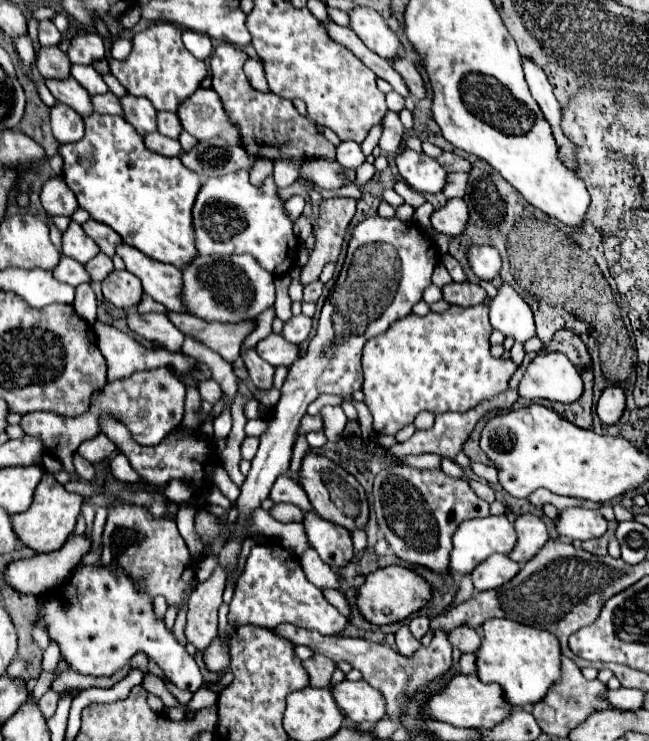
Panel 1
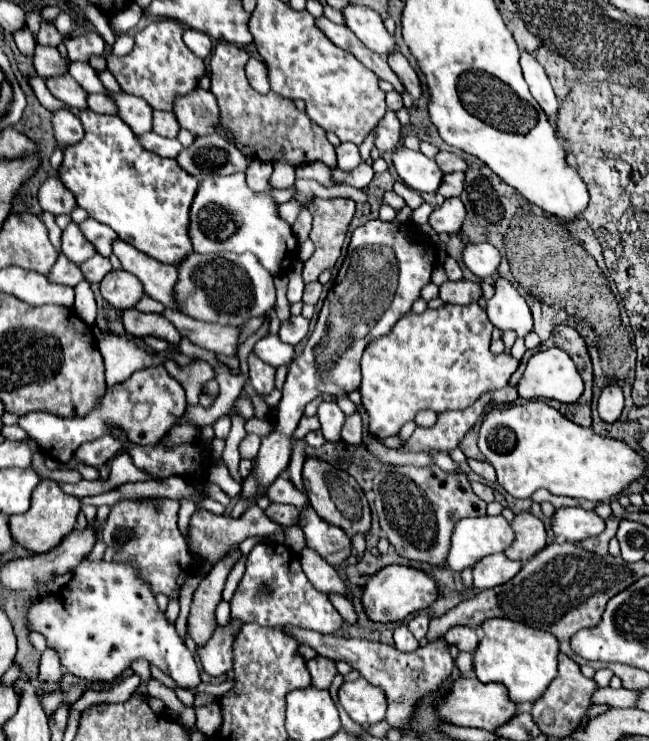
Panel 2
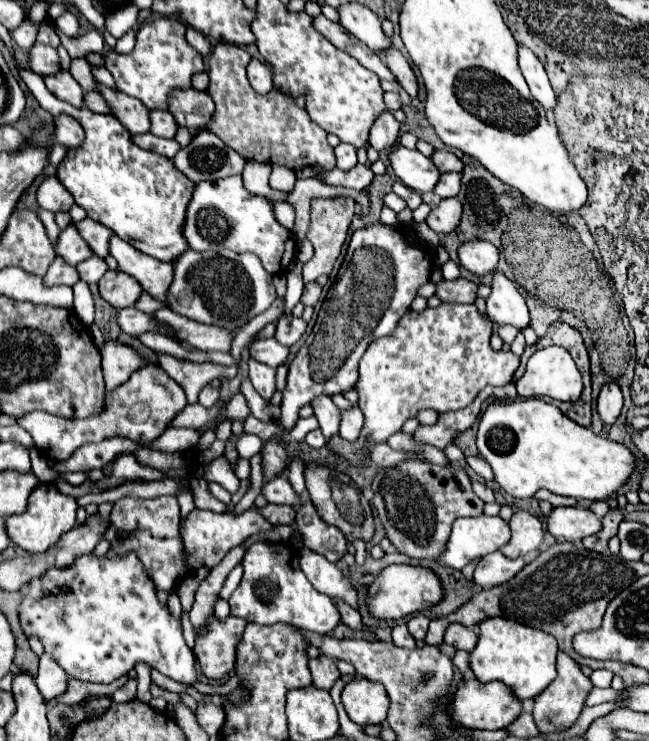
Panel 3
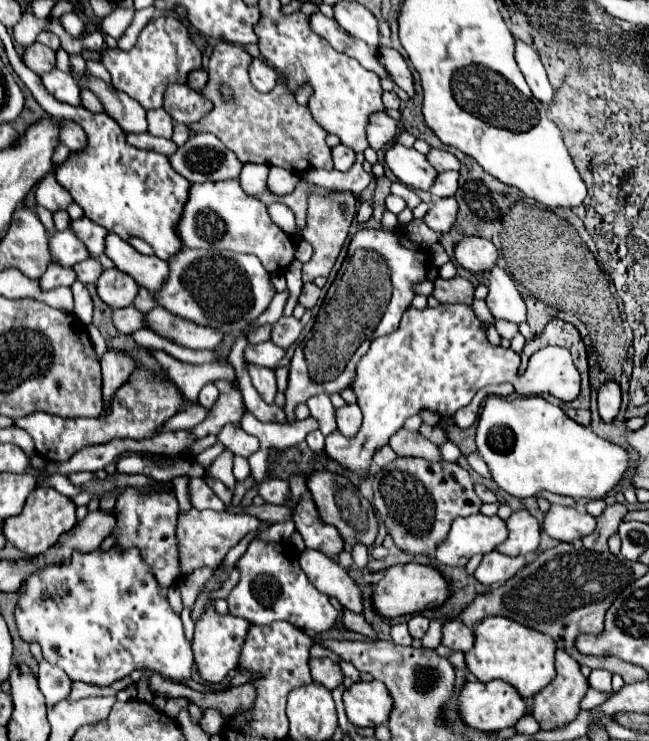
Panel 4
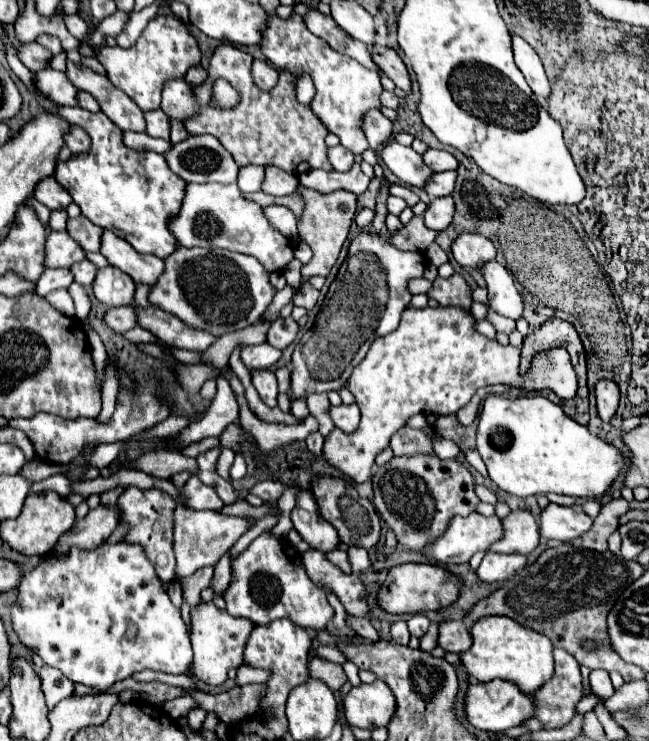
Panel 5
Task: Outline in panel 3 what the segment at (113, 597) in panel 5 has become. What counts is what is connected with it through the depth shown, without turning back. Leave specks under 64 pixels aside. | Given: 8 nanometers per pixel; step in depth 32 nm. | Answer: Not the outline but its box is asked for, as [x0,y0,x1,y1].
[18,552,196,686]

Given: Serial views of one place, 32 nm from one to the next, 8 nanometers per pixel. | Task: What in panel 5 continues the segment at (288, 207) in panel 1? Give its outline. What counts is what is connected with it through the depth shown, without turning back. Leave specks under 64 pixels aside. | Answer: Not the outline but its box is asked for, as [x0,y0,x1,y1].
[264,206,296,240]

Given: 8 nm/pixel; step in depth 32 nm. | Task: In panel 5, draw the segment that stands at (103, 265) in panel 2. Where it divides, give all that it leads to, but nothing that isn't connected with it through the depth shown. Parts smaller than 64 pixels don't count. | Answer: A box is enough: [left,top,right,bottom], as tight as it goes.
[70,260,98,286]

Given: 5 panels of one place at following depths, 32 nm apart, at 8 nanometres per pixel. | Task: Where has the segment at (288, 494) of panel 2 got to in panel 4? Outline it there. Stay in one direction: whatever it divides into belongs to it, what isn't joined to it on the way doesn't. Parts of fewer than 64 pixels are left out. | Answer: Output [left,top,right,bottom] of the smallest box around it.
[258,478,288,504]

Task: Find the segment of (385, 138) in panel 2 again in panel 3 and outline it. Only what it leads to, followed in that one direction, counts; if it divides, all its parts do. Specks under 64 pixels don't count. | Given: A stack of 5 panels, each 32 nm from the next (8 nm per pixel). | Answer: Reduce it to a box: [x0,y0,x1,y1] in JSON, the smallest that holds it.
[368,110,400,152]

